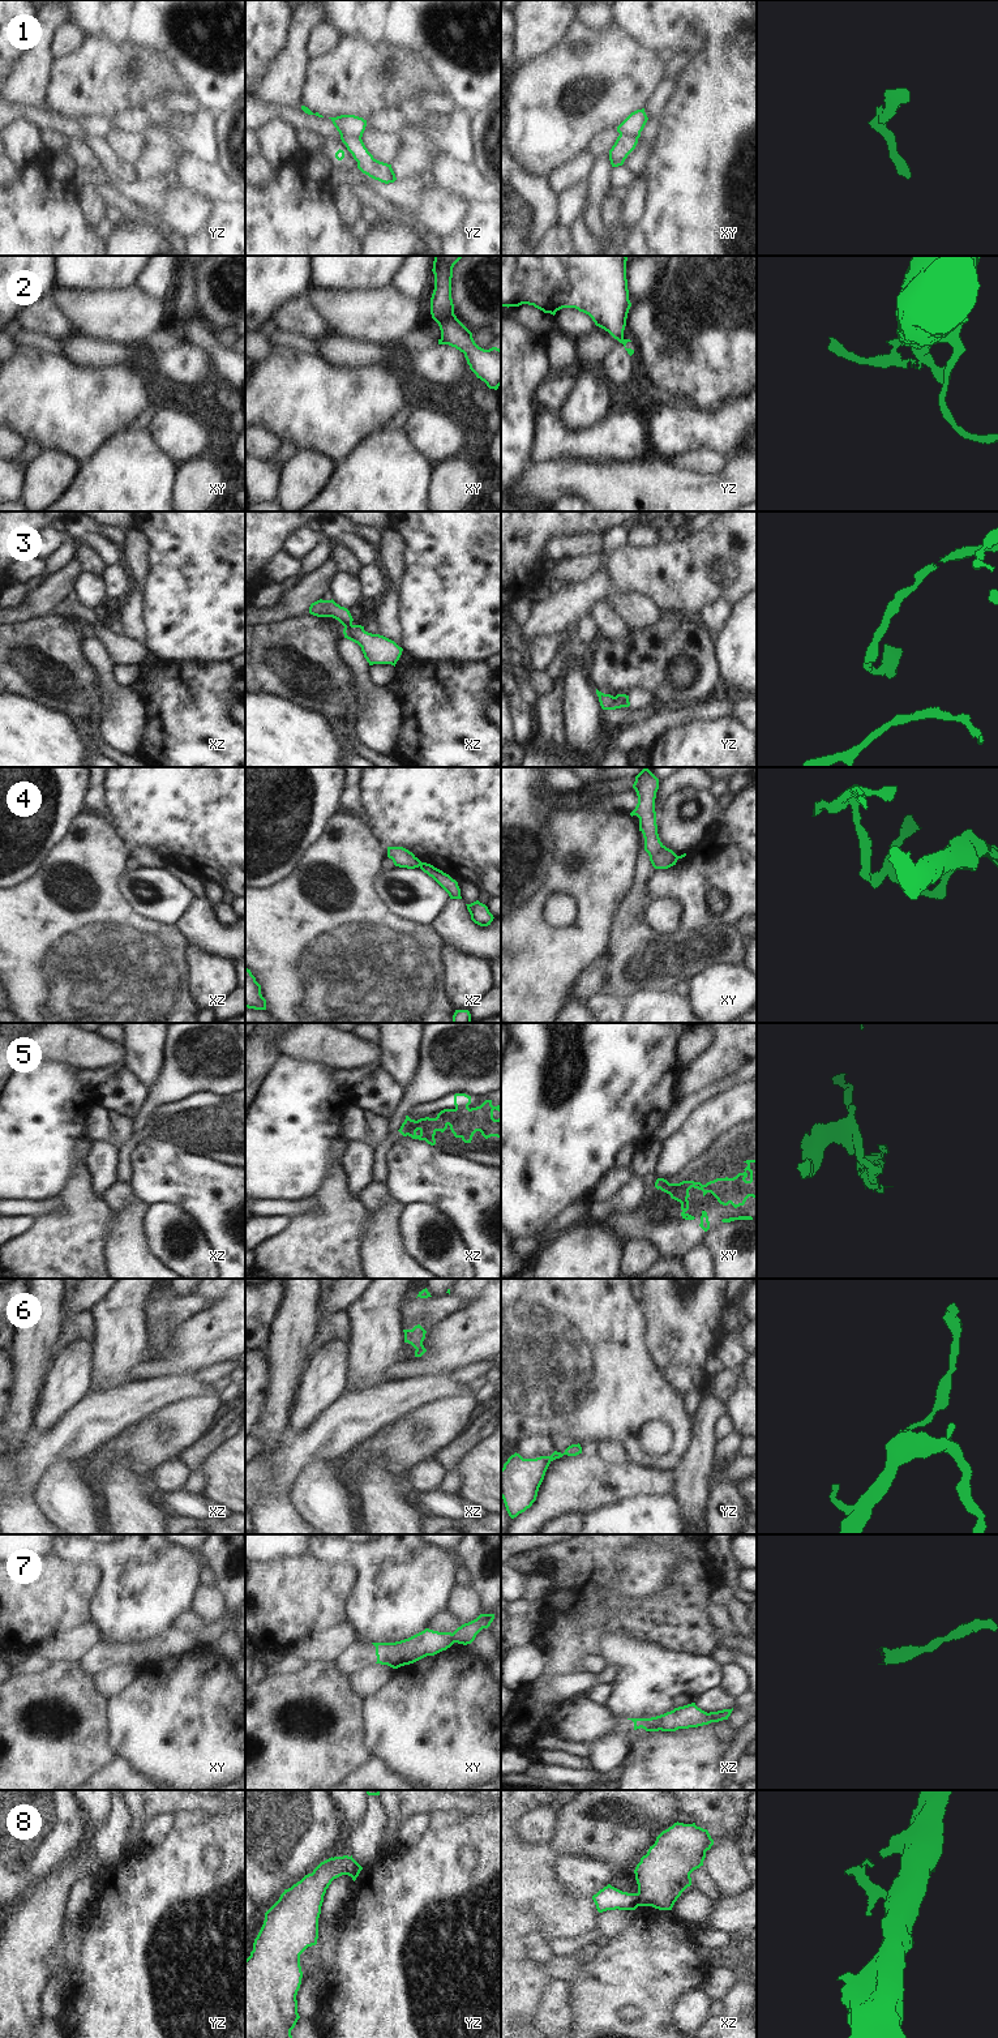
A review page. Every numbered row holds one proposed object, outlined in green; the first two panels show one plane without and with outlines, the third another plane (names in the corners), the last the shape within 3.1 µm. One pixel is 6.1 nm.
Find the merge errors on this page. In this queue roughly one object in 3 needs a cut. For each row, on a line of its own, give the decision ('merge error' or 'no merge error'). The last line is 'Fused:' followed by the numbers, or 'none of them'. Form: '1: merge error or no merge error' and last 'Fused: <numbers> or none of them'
1: merge error
2: merge error
3: no merge error
4: merge error
5: merge error
6: no merge error
7: no merge error
8: merge error
Fused: 1, 2, 4, 5, 8

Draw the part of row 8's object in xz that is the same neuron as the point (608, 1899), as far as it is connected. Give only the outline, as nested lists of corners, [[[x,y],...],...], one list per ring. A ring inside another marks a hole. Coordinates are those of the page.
[[[611,1884],[592,1896],[599,1913],[607,1910],[635,1910],[641,1905],[638,1893],[622,1892]]]

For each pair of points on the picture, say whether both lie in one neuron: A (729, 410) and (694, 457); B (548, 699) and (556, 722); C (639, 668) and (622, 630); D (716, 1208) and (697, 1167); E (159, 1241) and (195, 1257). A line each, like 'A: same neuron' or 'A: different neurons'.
A: different neurons
B: same neuron
C: different neurons
D: same neuron
E: same neuron

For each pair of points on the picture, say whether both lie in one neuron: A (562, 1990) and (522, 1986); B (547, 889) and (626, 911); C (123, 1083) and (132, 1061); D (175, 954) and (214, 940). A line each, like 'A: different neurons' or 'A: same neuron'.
A: different neurons
B: different neurons
C: different neurons
D: different neurons

